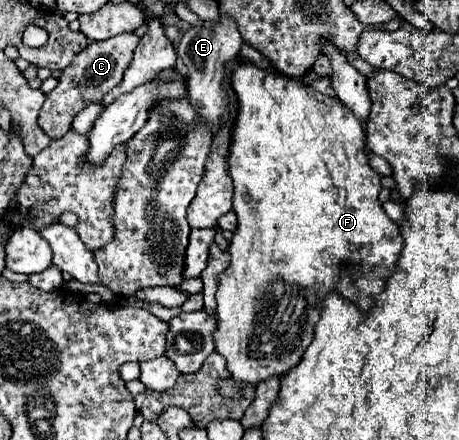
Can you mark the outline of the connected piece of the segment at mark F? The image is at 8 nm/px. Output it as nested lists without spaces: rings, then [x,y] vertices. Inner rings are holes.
[[[250,63],[236,67],[232,75],[232,87],[240,101],[240,111],[236,117],[236,127],[234,127],[234,137],[232,137],[232,147],[230,147],[230,157],[228,157],[230,177],[234,181],[234,211],[238,215],[238,229],[234,231],[232,241],[230,241],[230,251],[228,251],[232,257],[230,267],[220,275],[220,289],[216,293],[218,329],[216,329],[214,339],[216,339],[216,351],[222,357],[226,357],[226,365],[230,371],[230,379],[220,381],[220,393],[234,399],[238,397],[240,385],[244,383],[256,385],[262,379],[288,373],[292,367],[296,367],[296,363],[300,363],[306,347],[314,339],[314,327],[320,319],[322,303],[328,293],[340,293],[344,299],[356,303],[362,311],[370,311],[376,305],[374,297],[384,291],[388,279],[392,277],[392,271],[396,269],[396,263],[402,251],[402,235],[400,235],[400,227],[392,223],[392,219],[384,213],[378,201],[380,175],[368,165],[362,125],[348,107],[344,107],[338,99],[332,99],[314,91],[310,85],[302,85],[284,75],[258,69],[256,65],[250,65]]]

